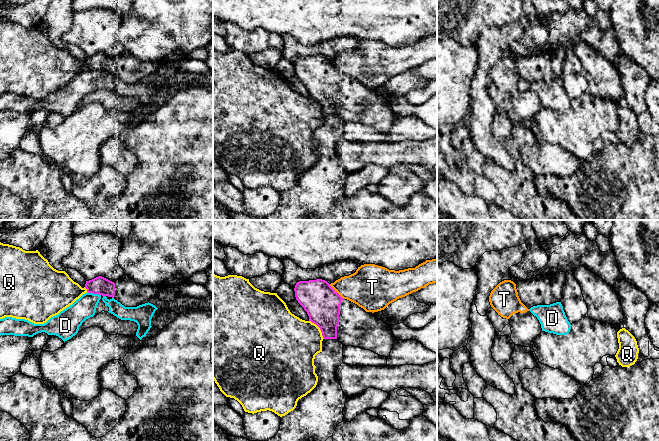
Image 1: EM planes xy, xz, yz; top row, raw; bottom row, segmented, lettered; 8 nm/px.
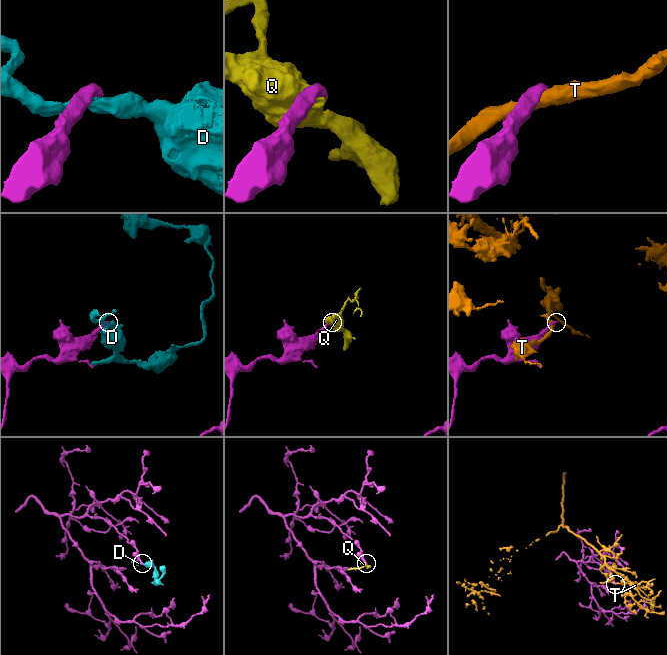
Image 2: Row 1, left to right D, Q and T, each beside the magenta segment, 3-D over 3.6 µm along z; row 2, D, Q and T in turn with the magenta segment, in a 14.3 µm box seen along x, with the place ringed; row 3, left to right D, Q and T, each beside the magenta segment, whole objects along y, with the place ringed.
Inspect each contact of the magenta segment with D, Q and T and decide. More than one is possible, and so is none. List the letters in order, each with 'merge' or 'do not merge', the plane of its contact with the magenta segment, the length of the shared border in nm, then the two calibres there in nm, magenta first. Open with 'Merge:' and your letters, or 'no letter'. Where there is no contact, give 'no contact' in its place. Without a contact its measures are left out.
Merge: no letter
D: do not merge | xy | 120 nm | 140/180 nm
Q: do not merge | xz | 200 nm | 280/400 nm
T: do not merge | xz | 170 nm | 280/300 nm

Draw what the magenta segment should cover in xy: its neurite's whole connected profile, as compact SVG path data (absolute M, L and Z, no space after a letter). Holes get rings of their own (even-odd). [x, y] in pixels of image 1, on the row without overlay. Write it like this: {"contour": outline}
{"contour": "M124 51L116 58L102 52L86 57L85 64L88 69L112 73L125 83L137 83L148 79L156 73L159 64L136 59Z"}

